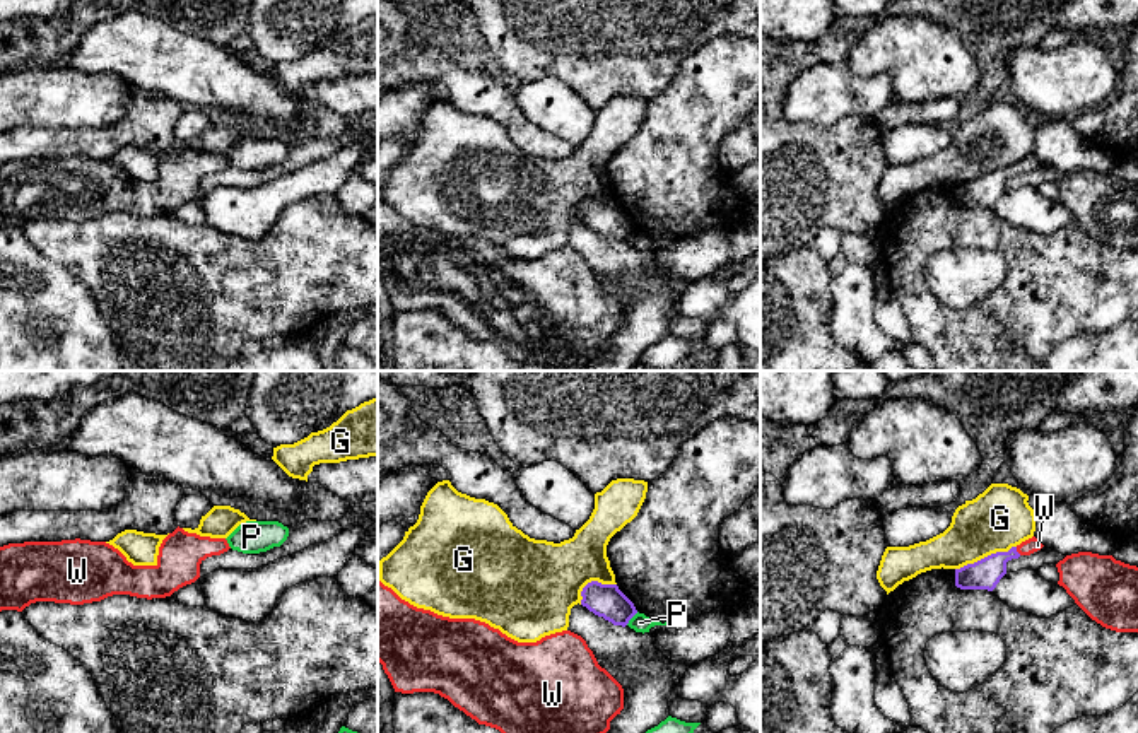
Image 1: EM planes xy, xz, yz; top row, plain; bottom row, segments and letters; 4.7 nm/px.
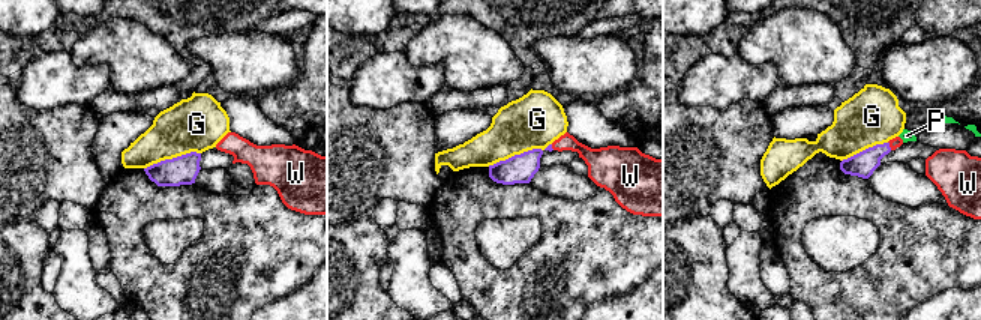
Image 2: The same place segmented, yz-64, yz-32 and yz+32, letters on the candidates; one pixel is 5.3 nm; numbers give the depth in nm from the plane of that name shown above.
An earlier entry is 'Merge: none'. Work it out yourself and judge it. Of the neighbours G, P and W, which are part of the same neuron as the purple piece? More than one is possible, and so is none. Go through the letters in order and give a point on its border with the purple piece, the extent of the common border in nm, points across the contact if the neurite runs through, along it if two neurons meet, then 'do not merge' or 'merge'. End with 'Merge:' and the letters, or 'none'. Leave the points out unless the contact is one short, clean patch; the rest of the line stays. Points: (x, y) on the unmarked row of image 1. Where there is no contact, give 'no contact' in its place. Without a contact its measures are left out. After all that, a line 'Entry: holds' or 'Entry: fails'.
G: yz (985, 175) | 300 nm | do not merge
P: xz (631, 234) | 90 nm | along xz (638, 229), (626, 241) | do not merge
W: yz (1015, 168) | 50 nm | across yz (985, 192), (1002, 175), (1015, 168), (1031, 163) | merge
Merge: W
Entry: fails

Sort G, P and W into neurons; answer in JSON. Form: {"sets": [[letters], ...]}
{"sets": [["G"], ["P"], ["W"]]}

